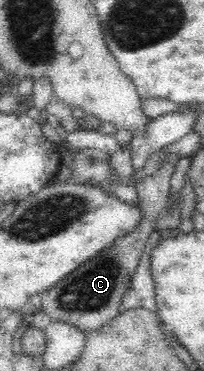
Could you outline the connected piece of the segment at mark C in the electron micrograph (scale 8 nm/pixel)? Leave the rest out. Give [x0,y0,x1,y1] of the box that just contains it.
[39,154,178,334]

